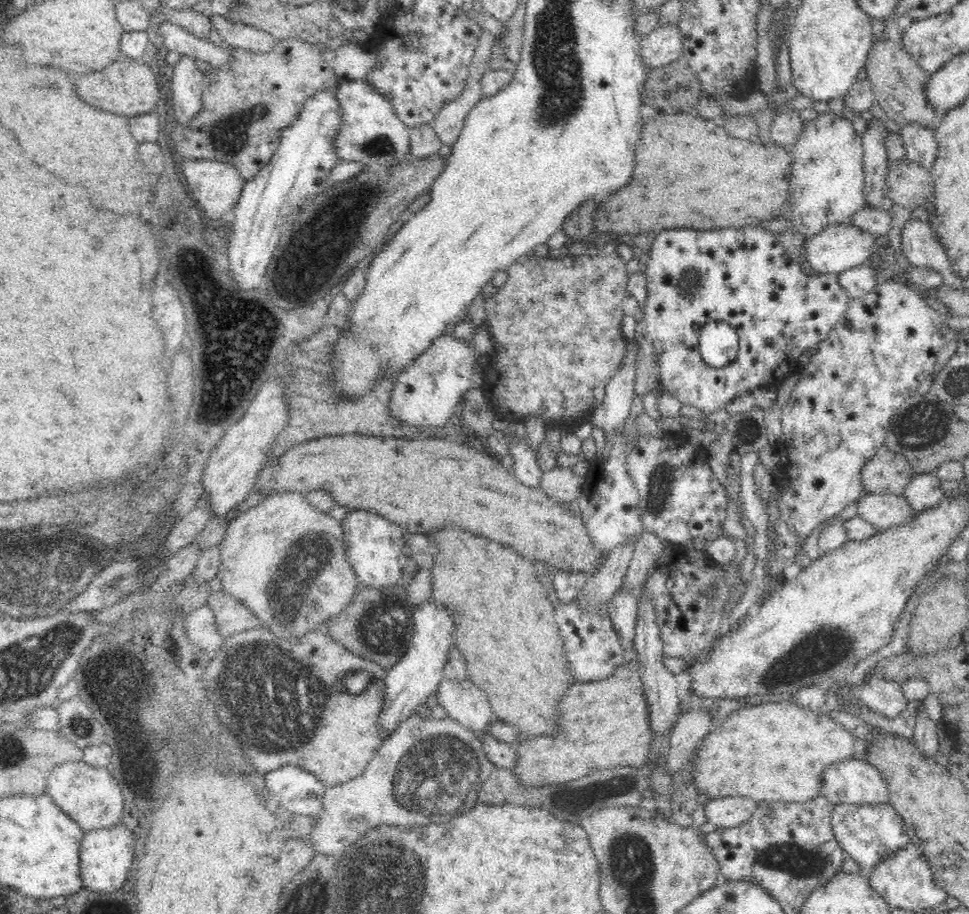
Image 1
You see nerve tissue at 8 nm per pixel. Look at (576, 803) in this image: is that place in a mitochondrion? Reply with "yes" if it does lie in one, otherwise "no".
yes

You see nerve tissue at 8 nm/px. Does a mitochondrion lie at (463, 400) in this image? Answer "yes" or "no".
no

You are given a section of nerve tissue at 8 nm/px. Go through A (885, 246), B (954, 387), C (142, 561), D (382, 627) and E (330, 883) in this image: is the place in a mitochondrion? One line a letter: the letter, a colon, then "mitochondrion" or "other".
A: other
B: mitochondrion
C: other
D: mitochondrion
E: mitochondrion

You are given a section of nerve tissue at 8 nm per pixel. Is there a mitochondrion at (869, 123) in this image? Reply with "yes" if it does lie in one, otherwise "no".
no

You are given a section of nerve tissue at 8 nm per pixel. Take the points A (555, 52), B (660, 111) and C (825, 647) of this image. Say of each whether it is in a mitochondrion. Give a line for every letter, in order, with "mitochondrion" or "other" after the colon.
A: mitochondrion
B: other
C: mitochondrion

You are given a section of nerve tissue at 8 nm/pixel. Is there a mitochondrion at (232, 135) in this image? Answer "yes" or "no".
yes

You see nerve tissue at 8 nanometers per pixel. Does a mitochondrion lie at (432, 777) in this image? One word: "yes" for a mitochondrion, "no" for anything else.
yes

